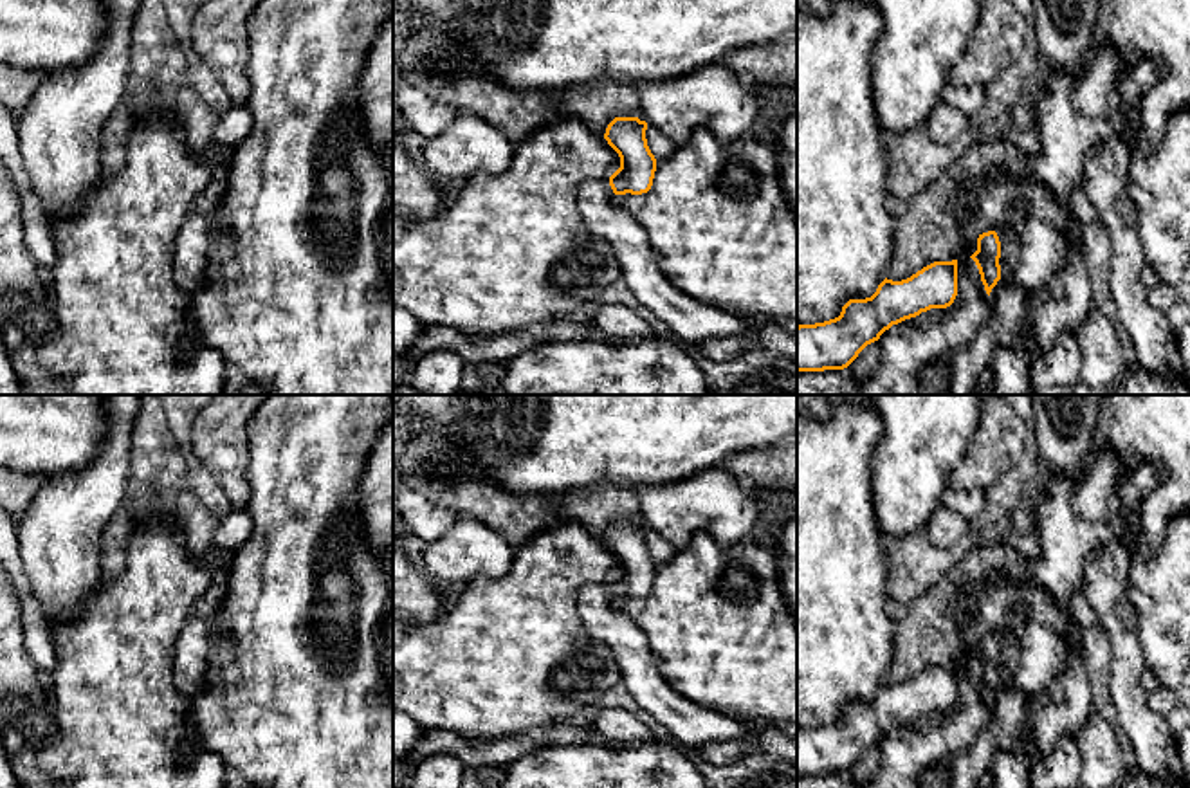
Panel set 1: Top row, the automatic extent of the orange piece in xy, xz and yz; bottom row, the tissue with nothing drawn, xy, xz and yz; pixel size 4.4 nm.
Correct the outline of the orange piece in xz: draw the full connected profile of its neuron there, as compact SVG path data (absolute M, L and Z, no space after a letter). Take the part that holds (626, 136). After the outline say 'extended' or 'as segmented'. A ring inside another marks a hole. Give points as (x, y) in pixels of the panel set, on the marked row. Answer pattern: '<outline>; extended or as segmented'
M615 117L608 124L604 139L618 153L620 168L606 180L588 180L577 189L582 222L613 247L633 298L662 319L671 334L692 344L709 337L746 335L750 328L739 316L676 289L658 269L645 231L613 202L617 195L642 195L653 186L656 159L645 130L647 123L638 117Z; extended

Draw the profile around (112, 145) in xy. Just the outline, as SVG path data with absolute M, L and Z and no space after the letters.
M150 90L141 99L126 97L105 123L99 139L99 160L103 175L117 173L124 166L126 142L139 123L141 112L160 97L160 92Z

